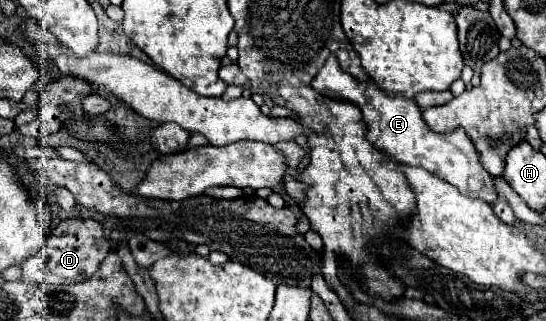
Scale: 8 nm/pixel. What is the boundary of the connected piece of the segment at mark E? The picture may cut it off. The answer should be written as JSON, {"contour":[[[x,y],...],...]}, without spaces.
{"contour":[[[334,54],[328,56],[328,60],[320,68],[320,72],[314,76],[312,88],[318,94],[328,96],[332,100],[344,100],[344,102],[356,104],[360,108],[362,116],[364,116],[366,126],[368,126],[366,138],[380,152],[388,154],[396,162],[408,164],[408,166],[420,166],[420,168],[424,168],[424,170],[428,170],[436,176],[444,178],[452,186],[458,186],[458,190],[464,196],[480,198],[488,204],[492,204],[492,200],[496,200],[498,194],[496,194],[492,176],[480,164],[480,154],[476,152],[472,140],[468,140],[468,136],[462,128],[456,128],[452,132],[434,132],[434,130],[430,130],[424,124],[420,106],[414,100],[406,98],[404,94],[390,96],[388,92],[382,92],[374,82],[356,80],[354,76],[350,76],[348,72],[344,72],[340,68],[338,58]]]}

